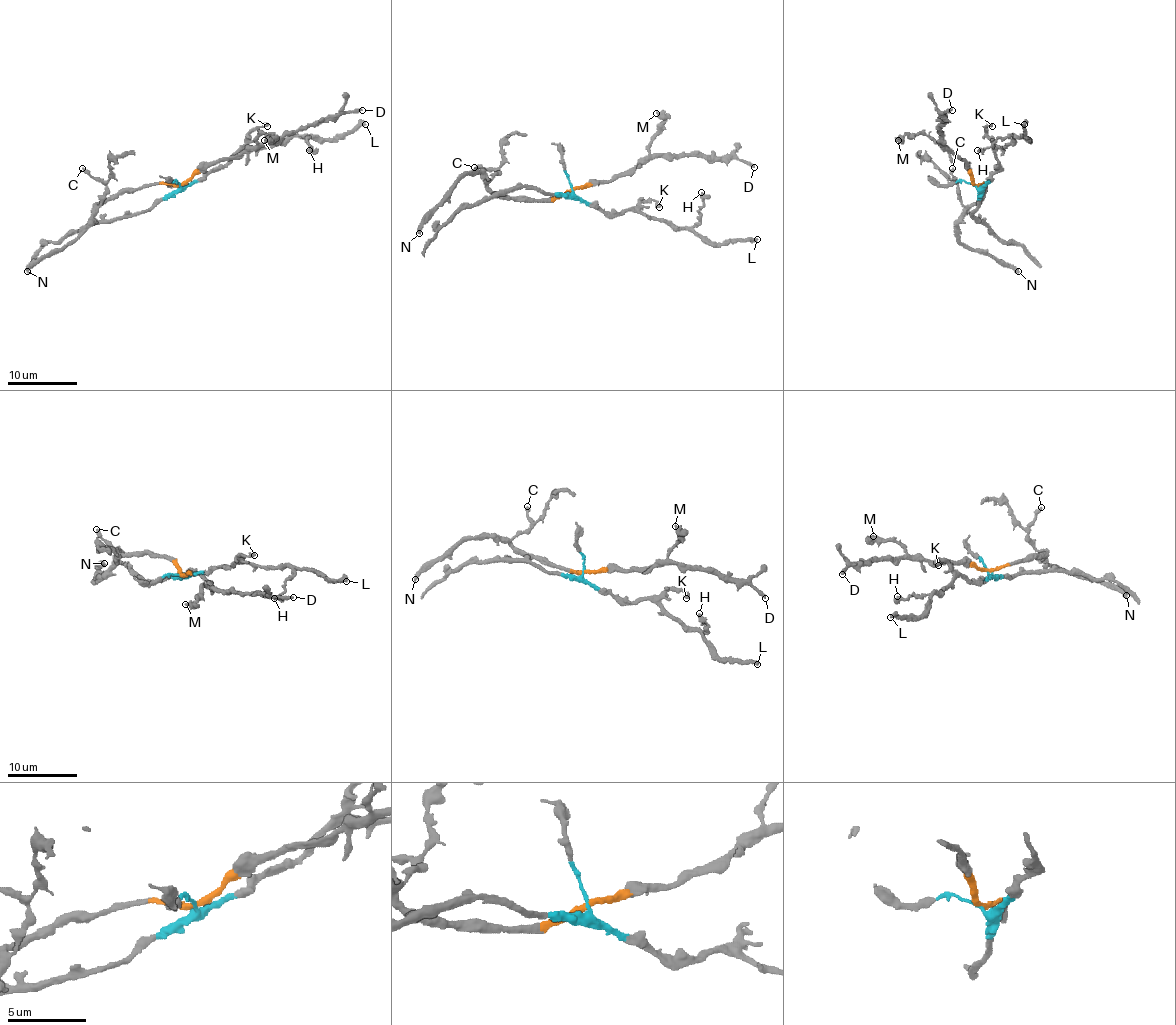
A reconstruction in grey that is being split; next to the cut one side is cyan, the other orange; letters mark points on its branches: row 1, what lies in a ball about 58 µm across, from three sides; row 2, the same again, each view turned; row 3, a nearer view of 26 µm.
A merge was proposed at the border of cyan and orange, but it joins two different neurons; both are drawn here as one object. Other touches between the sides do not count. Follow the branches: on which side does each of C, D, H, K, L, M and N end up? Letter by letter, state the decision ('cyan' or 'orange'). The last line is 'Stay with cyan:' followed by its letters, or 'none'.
C: orange
D: orange
H: cyan
K: cyan
L: cyan
M: orange
N: orange
Stay with cyan: H, K, L

